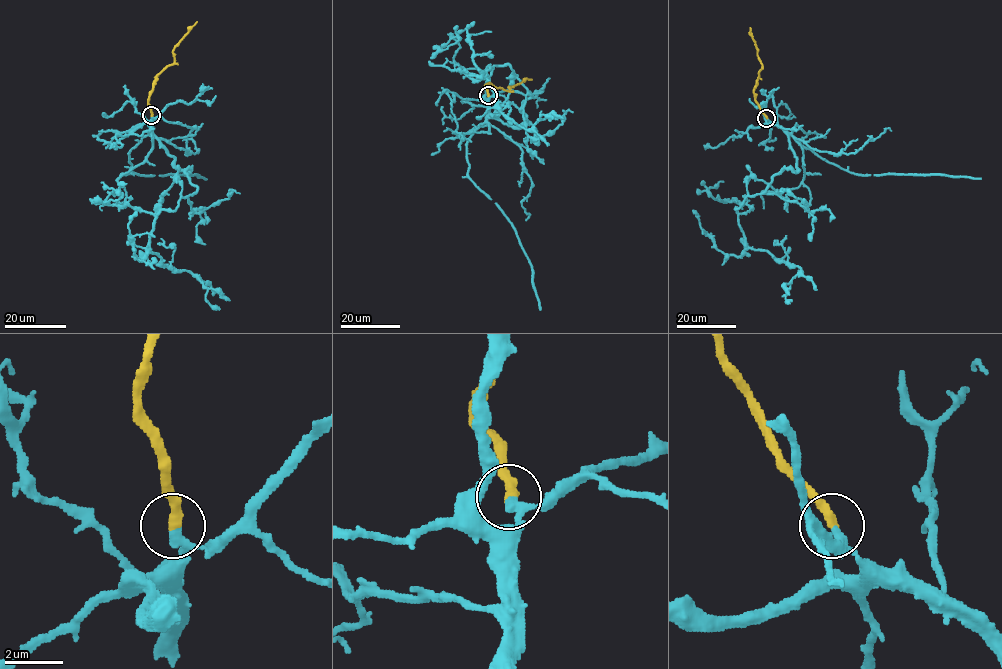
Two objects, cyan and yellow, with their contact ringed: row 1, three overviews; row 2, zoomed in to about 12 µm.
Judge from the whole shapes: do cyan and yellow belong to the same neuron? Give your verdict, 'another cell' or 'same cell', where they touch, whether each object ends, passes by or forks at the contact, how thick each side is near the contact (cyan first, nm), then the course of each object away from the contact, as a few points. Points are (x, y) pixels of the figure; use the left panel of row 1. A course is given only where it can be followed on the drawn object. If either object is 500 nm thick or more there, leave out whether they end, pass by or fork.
same cell; at (151, 115); cyan passes by; yellow ends there; 240 nm thick on the cyan side, 360 nm on the other; cyan runs (152, 116), (152, 132), (197, 190), (162, 210), (149, 250), (195, 275), (219, 309); yellow runs (152, 116), (148, 99), (152, 83), (174, 62), (174, 47), (197, 22)

